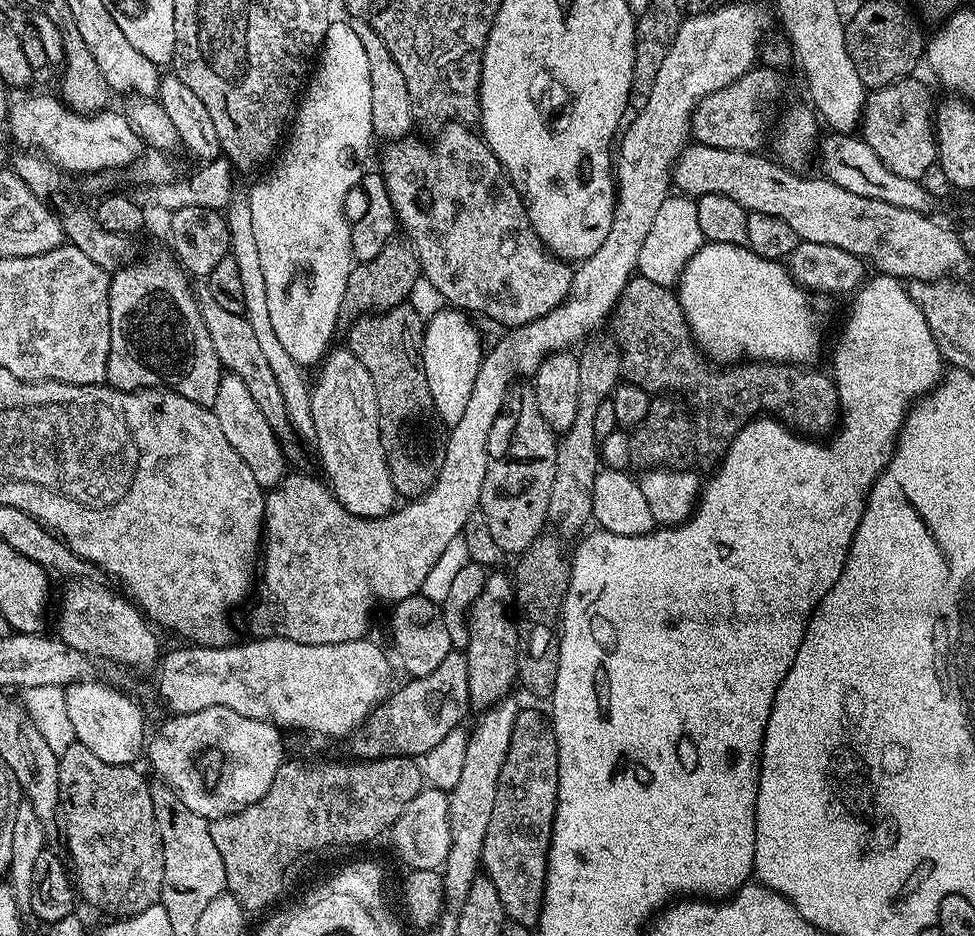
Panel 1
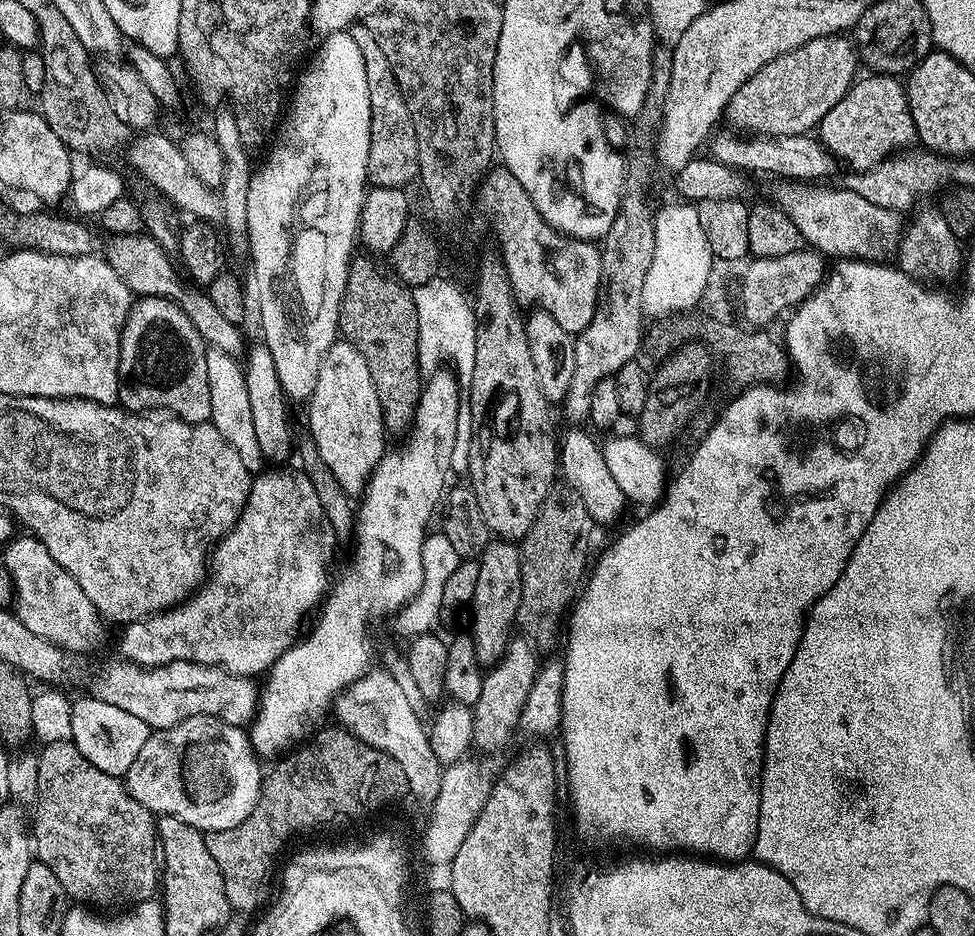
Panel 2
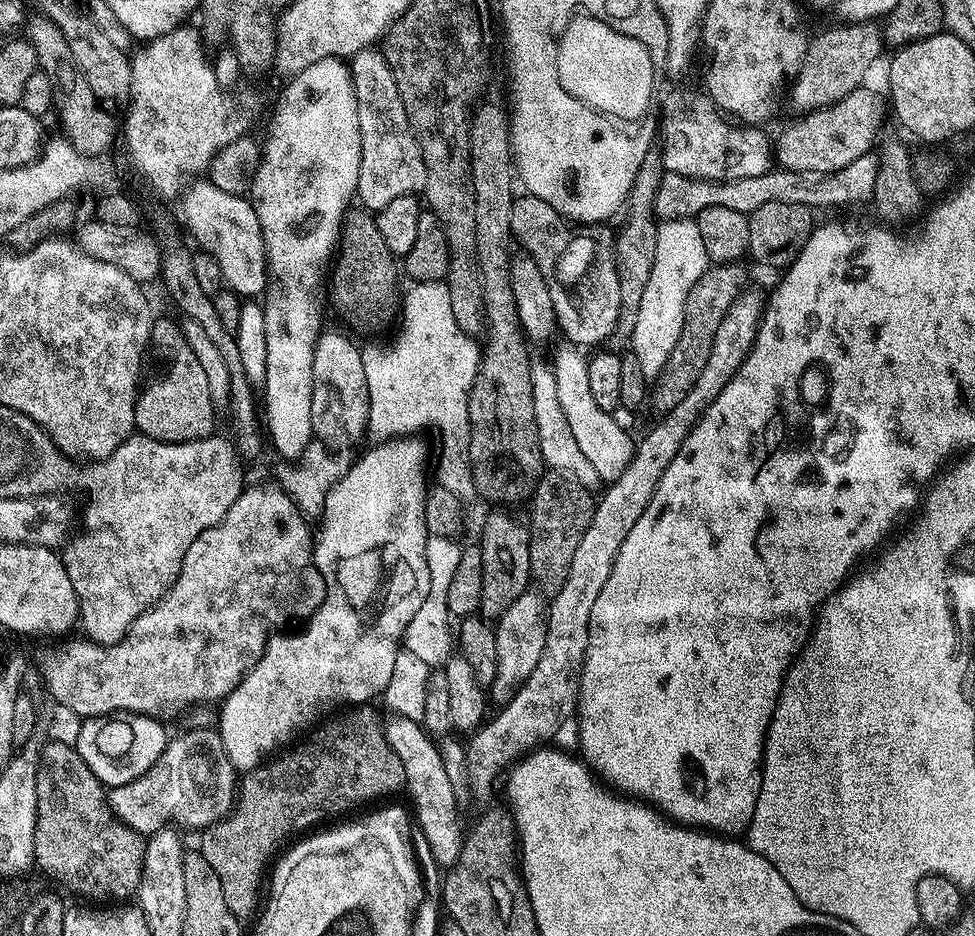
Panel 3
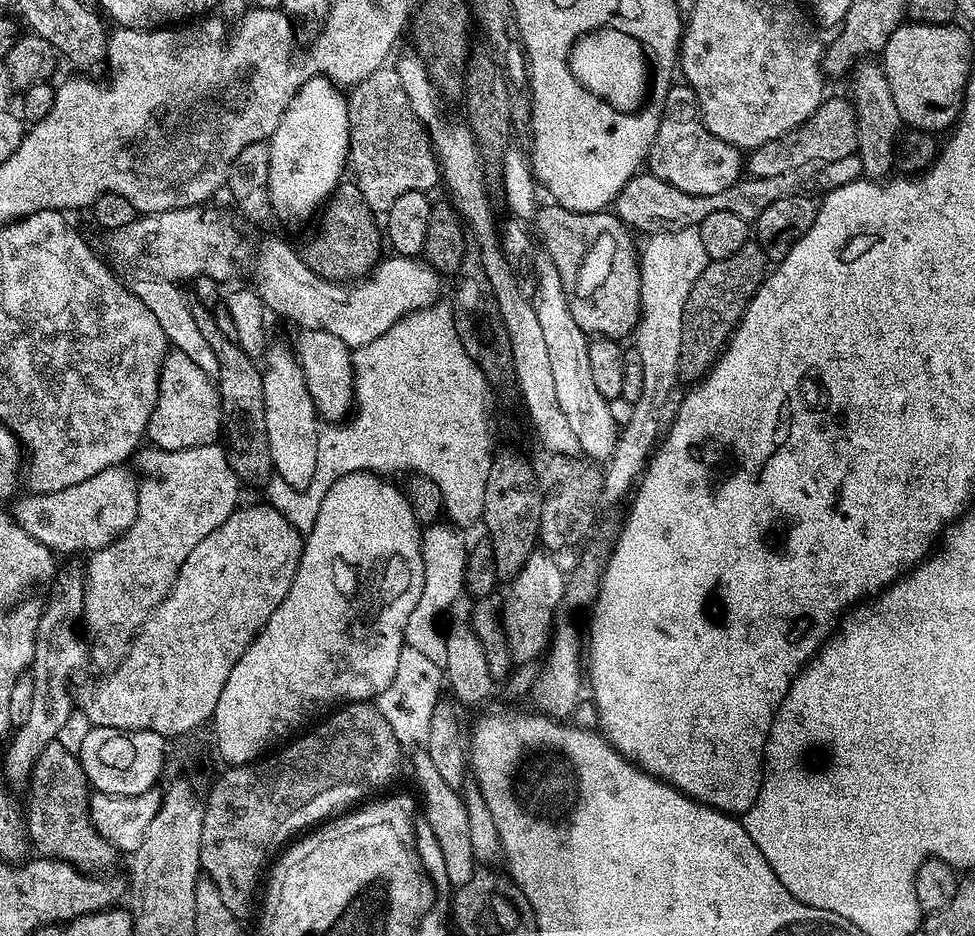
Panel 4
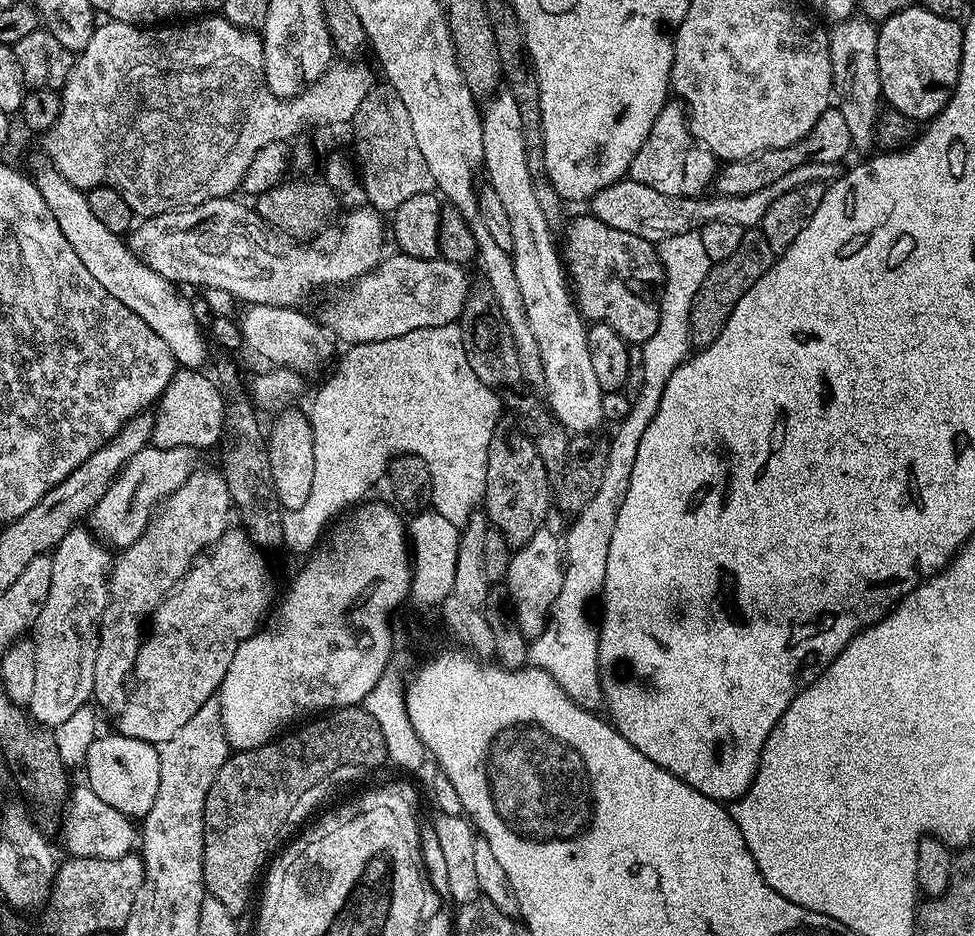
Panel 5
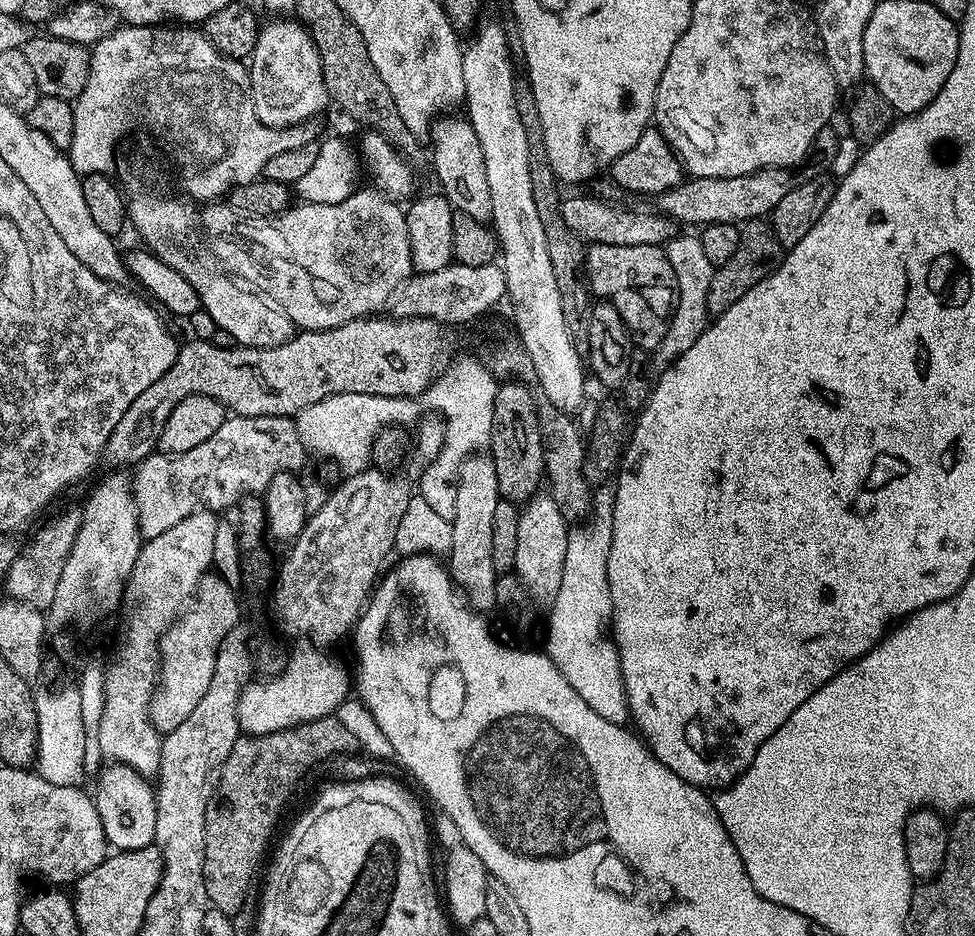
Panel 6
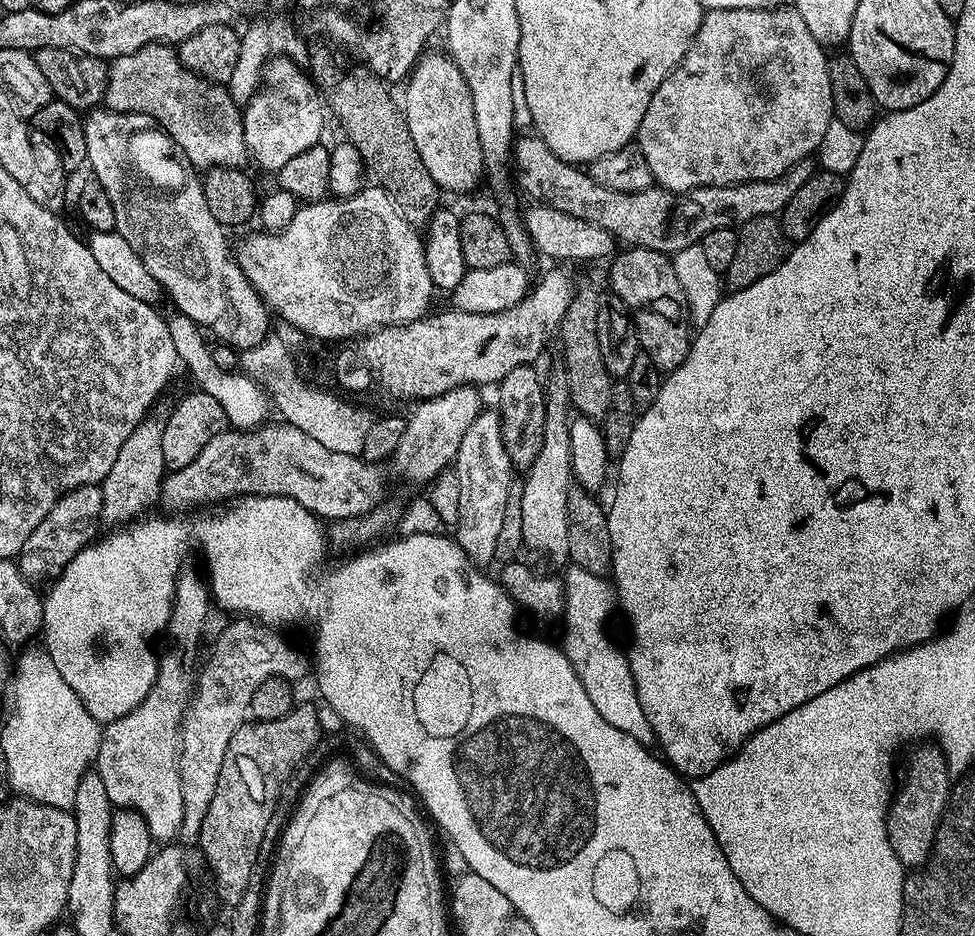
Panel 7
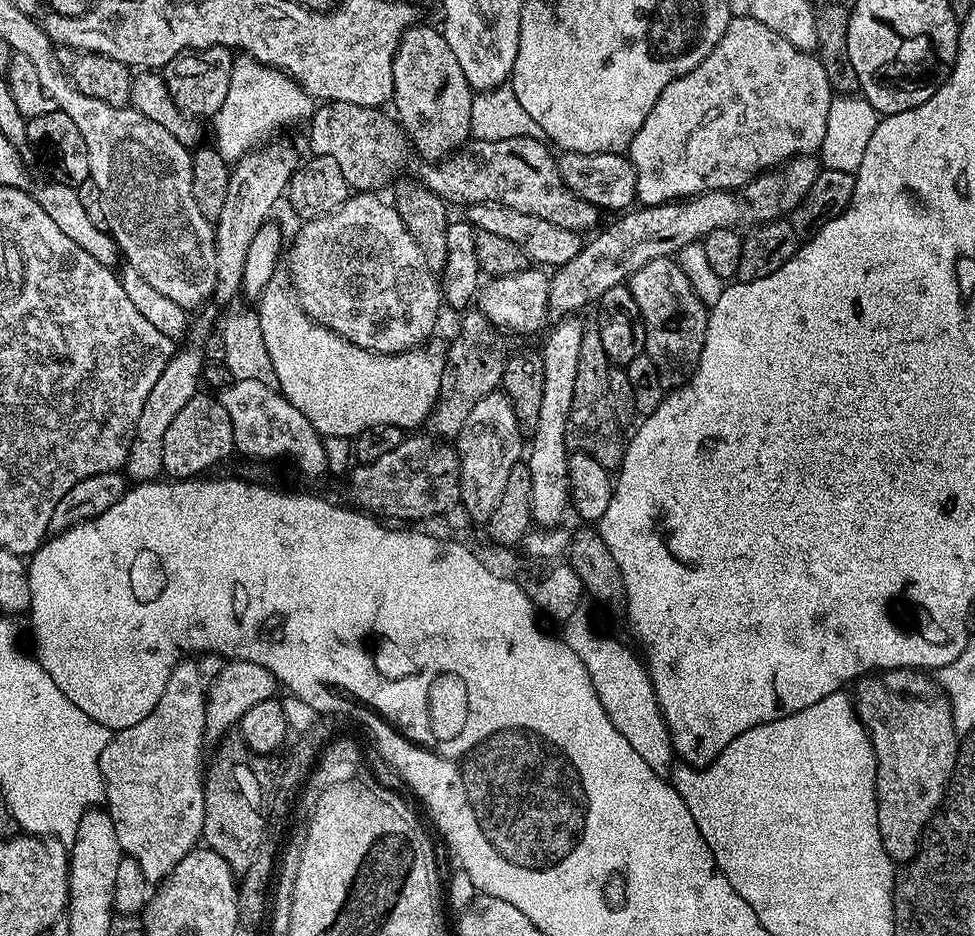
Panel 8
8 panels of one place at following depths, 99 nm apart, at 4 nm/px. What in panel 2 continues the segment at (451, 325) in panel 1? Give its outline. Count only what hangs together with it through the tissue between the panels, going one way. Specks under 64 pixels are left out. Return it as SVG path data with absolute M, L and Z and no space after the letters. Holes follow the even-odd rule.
M437 370L423 381L420 400L416 404L416 416L412 419L411 429L406 436L408 444L393 452L392 449L385 451L384 457L377 462L376 469L364 486L359 501L361 504L355 509L356 549L352 552L352 565L337 580L335 577L330 595L323 601L324 613L321 614L316 629L309 636L307 633L290 650L283 652L266 673L268 681L262 684L256 714L250 721L250 739L257 757L279 757L305 743L321 727L324 707L327 704L329 707L344 689L362 678L373 663L368 623L380 620L383 616L395 617L400 608L418 594L419 587L422 586L422 546L430 528L428 523L432 520L432 511L446 492L444 483L452 468L452 455L458 447L457 422L462 418L458 404L459 398L460 401L462 398L461 385L459 388L455 378L444 371Z

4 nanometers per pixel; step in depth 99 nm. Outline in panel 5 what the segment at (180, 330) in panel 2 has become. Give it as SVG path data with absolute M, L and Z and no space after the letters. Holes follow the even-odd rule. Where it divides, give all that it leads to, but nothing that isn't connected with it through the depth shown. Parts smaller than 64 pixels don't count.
M177 367L154 408L152 444L158 448L212 448L224 436L226 396L211 375ZM225 397L225 398L224 398Z

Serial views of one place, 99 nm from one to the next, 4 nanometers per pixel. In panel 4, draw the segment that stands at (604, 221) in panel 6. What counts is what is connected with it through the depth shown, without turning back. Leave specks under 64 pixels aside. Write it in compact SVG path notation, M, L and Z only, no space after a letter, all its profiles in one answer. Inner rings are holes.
M855 154L838 158L834 162L811 160L802 166L794 166L794 170L782 170L782 174L774 174L771 178L741 178L722 190L722 194L686 194L678 190L678 186L670 186L670 182L662 182L657 176L637 174L630 182L621 184L620 193L614 201L614 214L621 224L643 234L651 234L661 226L668 230L699 226L702 218L718 210L726 210L730 214L738 214L738 218L755 222L762 210L766 210L770 202L778 202L778 198L833 192L838 190L838 186L861 179L861 176L860 158Z

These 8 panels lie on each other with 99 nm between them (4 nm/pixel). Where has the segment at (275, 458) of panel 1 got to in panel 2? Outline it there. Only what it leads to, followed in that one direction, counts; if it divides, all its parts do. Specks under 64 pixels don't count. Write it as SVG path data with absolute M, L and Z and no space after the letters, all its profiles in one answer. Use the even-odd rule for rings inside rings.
M211 346L206 347L206 378L210 381L212 415L210 423L216 427L218 434L222 434L222 438L226 438L226 442L230 442L230 446L234 446L234 454L238 454L249 474L259 474L265 471L266 461L254 434L244 370L245 365L237 357Z

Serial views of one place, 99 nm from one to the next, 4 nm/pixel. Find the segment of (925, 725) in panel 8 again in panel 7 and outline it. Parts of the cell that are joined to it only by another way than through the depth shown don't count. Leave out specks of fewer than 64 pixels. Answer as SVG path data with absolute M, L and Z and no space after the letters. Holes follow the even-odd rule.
M939 747L917 750L916 757L908 768L908 781L901 792L899 789L888 814L890 846L894 846L894 854L898 854L898 862L905 869L920 870L928 863L932 844L936 841L936 827L940 825L944 809L948 807L950 791L948 775L950 775L948 757Z

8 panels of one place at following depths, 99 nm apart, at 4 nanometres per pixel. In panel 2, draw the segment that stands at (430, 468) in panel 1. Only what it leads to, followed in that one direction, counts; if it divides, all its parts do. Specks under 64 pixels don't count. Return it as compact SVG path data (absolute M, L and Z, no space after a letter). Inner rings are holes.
M368 254L353 255L348 265L348 277L344 297L340 303L339 335L366 358L370 366L370 378L374 378L374 390L378 390L378 402L382 406L384 427L389 433L407 433L416 416L416 404L420 400L422 373L420 364L416 361L418 352L418 312L414 310L414 298L411 291L396 279L395 275L383 272Z

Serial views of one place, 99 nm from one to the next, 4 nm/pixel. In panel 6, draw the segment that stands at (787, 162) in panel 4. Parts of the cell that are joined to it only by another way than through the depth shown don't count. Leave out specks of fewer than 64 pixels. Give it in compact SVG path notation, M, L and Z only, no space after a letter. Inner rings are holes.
M835 127L823 128L814 138L808 155L793 171L792 168L763 168L754 174L742 174L738 178L702 178L694 176L685 179L677 188L669 192L659 193L655 197L661 213L677 225L696 224L736 224L745 220L759 220L767 217L794 190L796 183L801 184L813 180L815 176L825 175L834 162L841 137L836 134ZM797 171L797 172L796 172ZM796 172L796 176L795 173Z

